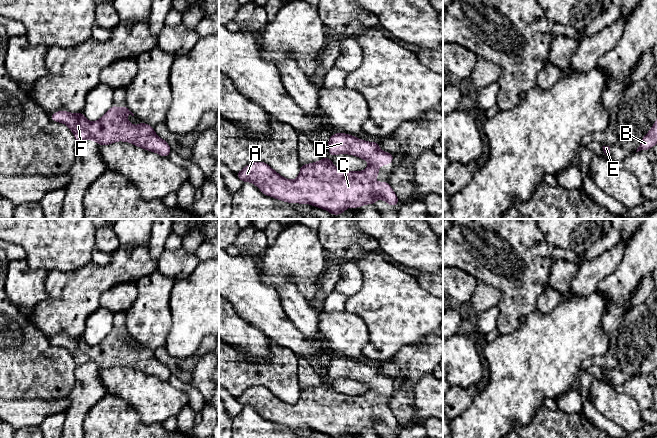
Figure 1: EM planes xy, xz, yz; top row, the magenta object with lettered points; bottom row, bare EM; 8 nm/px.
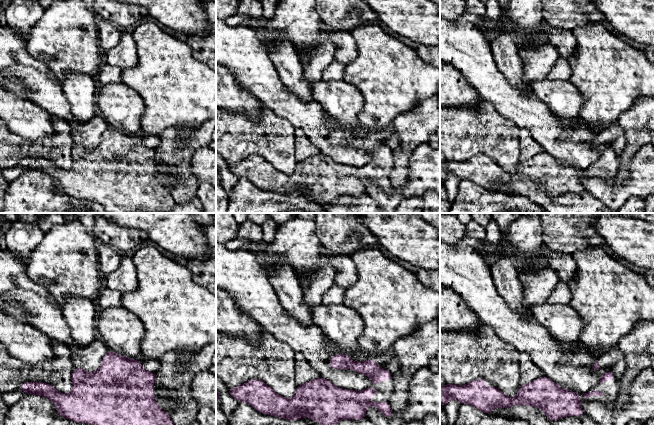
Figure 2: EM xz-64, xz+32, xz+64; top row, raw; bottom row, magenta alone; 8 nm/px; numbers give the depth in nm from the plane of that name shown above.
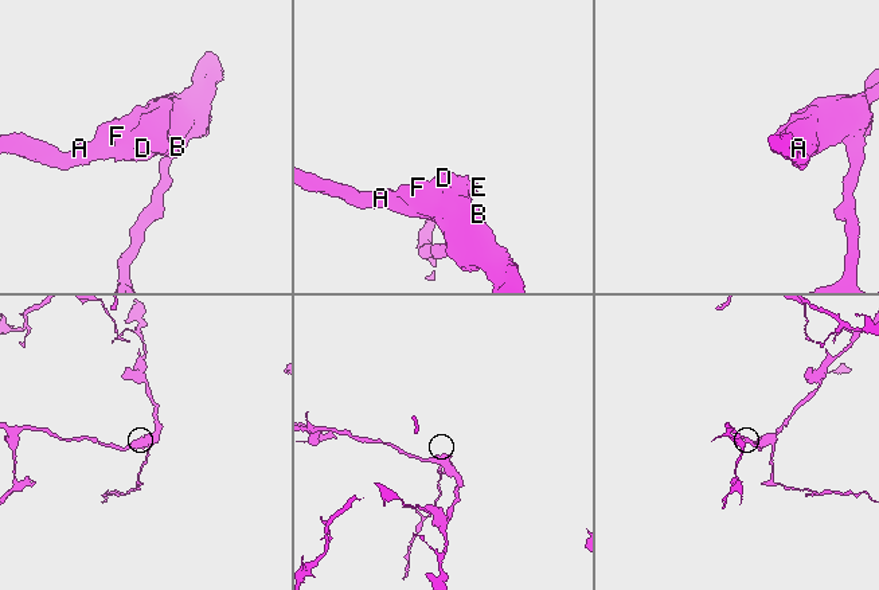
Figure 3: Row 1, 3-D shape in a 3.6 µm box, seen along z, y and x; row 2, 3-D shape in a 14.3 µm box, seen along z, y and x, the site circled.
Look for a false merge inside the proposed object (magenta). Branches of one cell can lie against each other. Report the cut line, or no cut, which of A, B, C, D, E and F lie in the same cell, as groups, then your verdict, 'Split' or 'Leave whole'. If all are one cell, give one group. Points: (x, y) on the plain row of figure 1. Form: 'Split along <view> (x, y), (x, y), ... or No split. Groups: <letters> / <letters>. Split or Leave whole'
No split. Groups: A B C D E F. Leave whole

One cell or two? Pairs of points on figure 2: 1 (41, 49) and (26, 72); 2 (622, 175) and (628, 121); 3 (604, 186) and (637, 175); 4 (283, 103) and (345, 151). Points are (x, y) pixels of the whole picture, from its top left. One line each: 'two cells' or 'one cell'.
1: two cells
2: one cell
3: one cell
4: one cell

